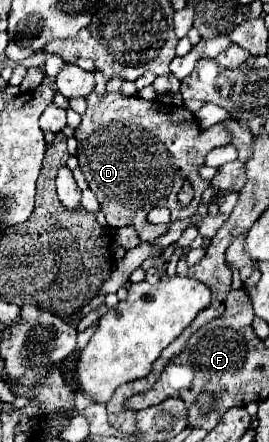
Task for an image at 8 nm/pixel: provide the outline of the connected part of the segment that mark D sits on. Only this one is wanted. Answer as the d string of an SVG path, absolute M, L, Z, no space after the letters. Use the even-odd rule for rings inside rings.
M120 91L116 93L104 93L96 95L90 93L86 97L88 109L82 115L82 123L76 129L78 139L78 161L80 169L86 175L88 187L94 191L96 199L100 201L100 209L106 215L106 221L110 227L134 227L138 231L140 241L154 241L158 235L164 235L168 225L152 225L148 223L146 215L154 207L168 207L172 213L170 221L188 219L196 213L200 197L204 189L210 185L210 181L204 181L196 167L204 165L204 157L208 151L228 145L230 133L224 129L222 123L212 125L210 129L200 129L196 123L194 113L190 113L186 107L176 107L172 103L160 103L158 99L146 101L142 97L126 97ZM190 181L194 189L194 199L190 205L182 205L178 201L178 193L182 191L182 183Z

